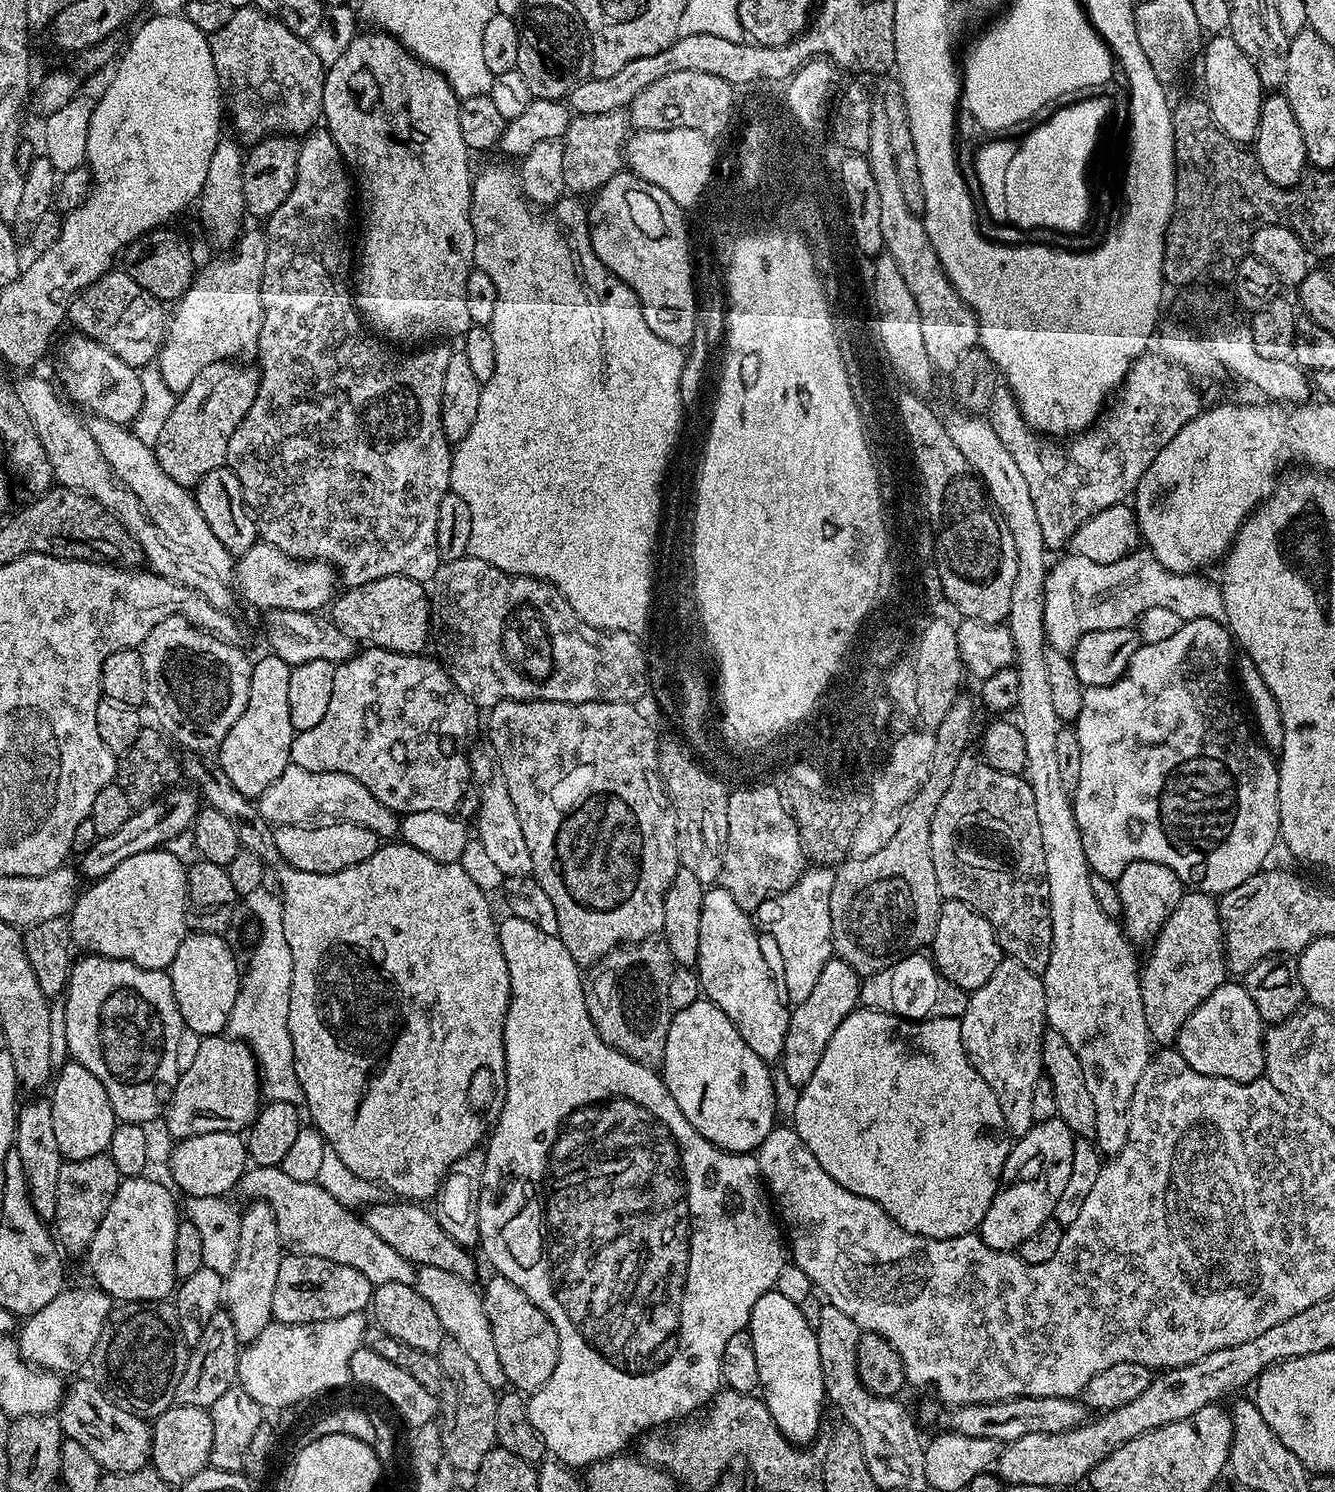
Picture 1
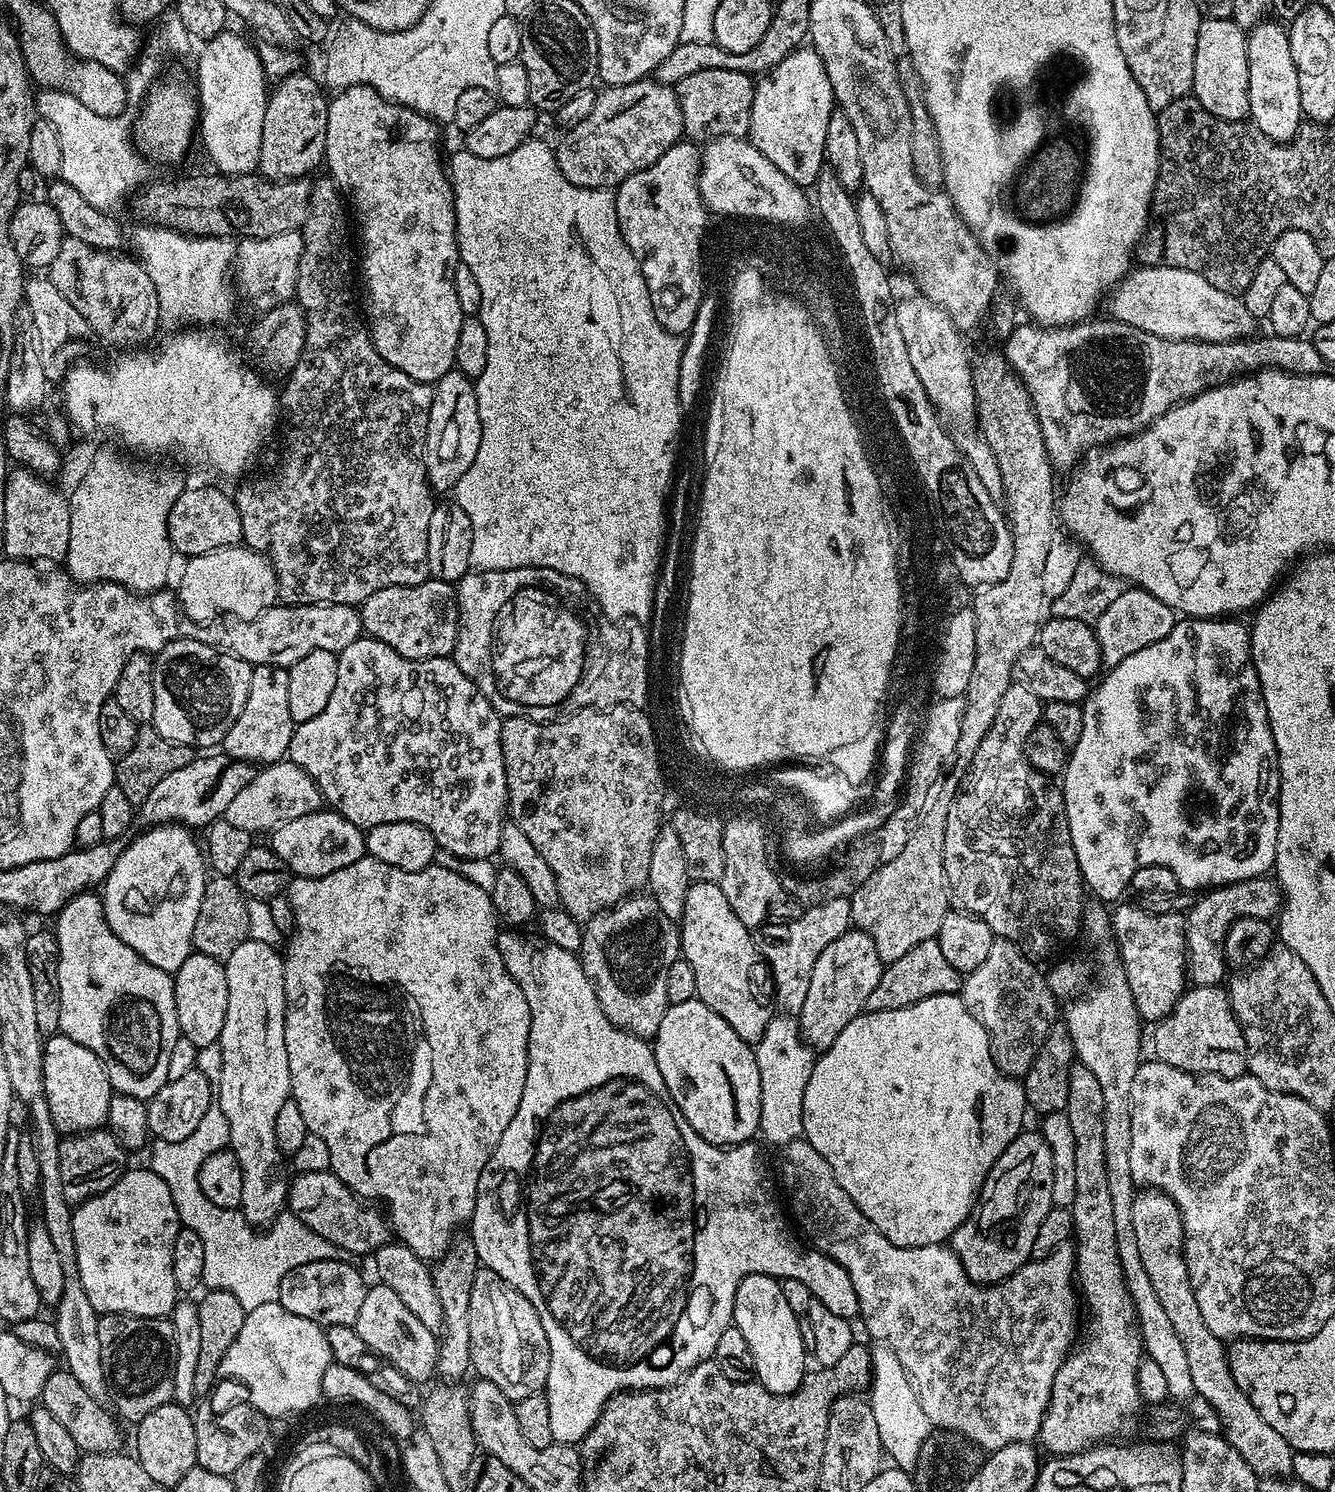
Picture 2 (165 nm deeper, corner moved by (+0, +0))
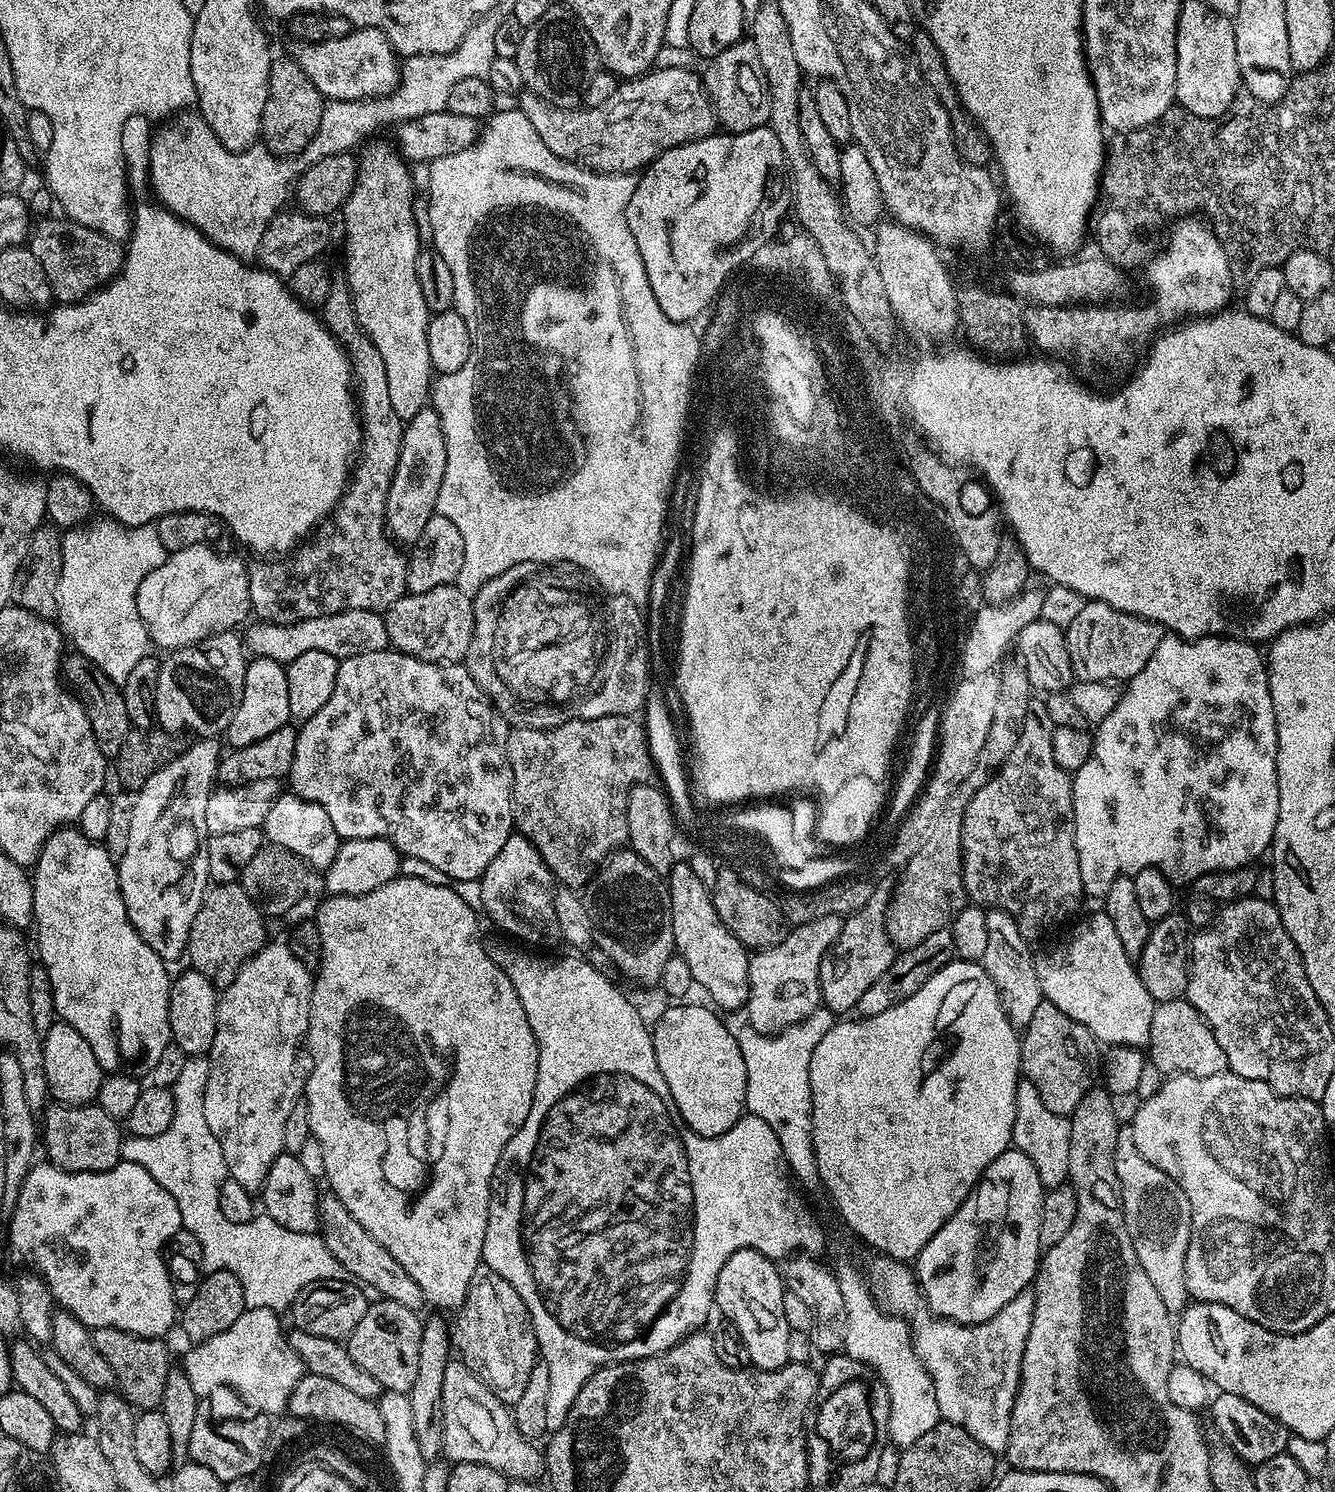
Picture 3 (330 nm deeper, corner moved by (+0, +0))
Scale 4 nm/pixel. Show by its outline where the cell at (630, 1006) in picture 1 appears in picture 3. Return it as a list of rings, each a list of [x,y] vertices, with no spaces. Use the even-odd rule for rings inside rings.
[[[617,850],[604,861],[596,875],[588,881],[586,903],[595,947],[606,954],[608,963],[613,969],[636,984],[659,985],[662,966],[666,966],[666,962],[670,962],[670,958],[676,952],[672,907],[665,877],[655,872],[646,862],[642,862],[642,858],[636,852]]]

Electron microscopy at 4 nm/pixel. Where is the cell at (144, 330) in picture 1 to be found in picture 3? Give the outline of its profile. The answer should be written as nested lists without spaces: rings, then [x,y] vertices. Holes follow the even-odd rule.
[[[67,218],[56,219],[41,219],[31,229],[30,247],[34,258],[42,262],[42,270],[46,270],[46,282],[50,282],[53,297],[60,304],[77,304],[120,273],[124,267],[125,249],[90,226],[82,226]]]

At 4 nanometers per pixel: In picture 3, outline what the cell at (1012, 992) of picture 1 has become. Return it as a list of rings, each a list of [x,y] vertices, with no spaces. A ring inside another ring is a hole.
[[[997,908],[986,911],[986,954],[982,963],[998,990],[1008,1021],[1017,1026],[1028,1024],[1042,1002],[1034,952],[1028,948],[1031,948],[1029,941],[1022,938],[1020,928],[1009,912]]]

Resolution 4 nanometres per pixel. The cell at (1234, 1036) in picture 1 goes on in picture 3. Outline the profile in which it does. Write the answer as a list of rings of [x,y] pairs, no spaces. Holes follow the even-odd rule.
[[[1187,999],[1161,1000],[1155,1005],[1151,1019],[1147,1059],[1163,1074],[1181,1076],[1213,1076],[1227,1069],[1226,1054],[1218,1046],[1207,1019],[1194,1010]]]

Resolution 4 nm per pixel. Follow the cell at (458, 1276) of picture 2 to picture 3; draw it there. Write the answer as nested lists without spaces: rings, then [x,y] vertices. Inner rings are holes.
[[[432,1315],[436,1316],[430,1317],[429,1320],[425,1319],[422,1324],[422,1338],[418,1346],[418,1375],[414,1377],[414,1386],[407,1393],[410,1398],[410,1411],[414,1414],[414,1436],[418,1438],[418,1450],[422,1450],[422,1458],[425,1462],[435,1461],[444,1450],[442,1442],[442,1374],[446,1374],[446,1366],[454,1352],[454,1336],[450,1331],[449,1321],[447,1324],[440,1317],[443,1315]]]

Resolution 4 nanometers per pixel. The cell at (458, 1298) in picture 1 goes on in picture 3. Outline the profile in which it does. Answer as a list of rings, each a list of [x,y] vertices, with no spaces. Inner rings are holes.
[[[325,1194],[319,1197],[319,1202],[319,1231],[330,1254],[334,1254],[334,1258],[338,1258],[342,1266],[346,1266],[353,1281],[359,1282],[365,1289],[376,1291],[380,1298],[393,1300],[407,1308],[420,1310],[420,1307],[425,1307],[424,1291],[420,1289],[418,1282],[414,1282],[414,1278],[410,1278],[410,1274],[406,1274],[406,1270],[402,1270],[402,1266],[394,1262],[394,1254],[390,1254],[386,1246],[374,1242],[374,1238],[370,1238],[370,1234],[366,1234],[366,1230],[362,1230],[362,1226],[354,1222],[354,1214],[350,1214],[350,1210],[342,1206],[339,1198]]]

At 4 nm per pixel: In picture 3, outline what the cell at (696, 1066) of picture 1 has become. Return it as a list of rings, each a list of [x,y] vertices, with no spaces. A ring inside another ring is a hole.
[[[676,1002],[656,1020],[651,1027],[654,1054],[658,1058],[658,1070],[662,1070],[662,1078],[666,1078],[666,1086],[670,1086],[670,1094],[674,1098],[674,1106],[678,1106],[678,1114],[686,1122],[690,1130],[699,1136],[721,1136],[726,1134],[745,1115],[744,1099],[746,1098],[746,1062],[742,1062],[742,1050],[735,1031],[731,1032],[711,1007],[703,1008],[700,1004]]]

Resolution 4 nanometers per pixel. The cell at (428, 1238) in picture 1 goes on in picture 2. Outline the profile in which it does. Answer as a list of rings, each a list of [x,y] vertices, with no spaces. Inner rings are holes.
[[[330,1170],[293,1175],[288,1186],[286,1208],[303,1224],[310,1226],[325,1245],[337,1244],[342,1251],[353,1252],[356,1256],[375,1253],[390,1240],[390,1224],[385,1213],[348,1189]]]

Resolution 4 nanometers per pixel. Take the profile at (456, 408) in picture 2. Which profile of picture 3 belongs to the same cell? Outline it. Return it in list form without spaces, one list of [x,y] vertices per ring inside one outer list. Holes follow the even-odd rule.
[[[429,406],[405,423],[398,466],[386,500],[384,523],[388,535],[397,545],[411,546],[418,542],[418,538],[422,538],[426,522],[430,522],[436,512],[442,474],[446,474],[446,438],[442,434],[442,422],[436,409]]]

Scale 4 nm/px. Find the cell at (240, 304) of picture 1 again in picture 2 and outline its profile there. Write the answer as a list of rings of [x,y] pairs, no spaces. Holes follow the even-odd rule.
[[[299,231],[286,234],[274,234],[274,238],[244,238],[236,244],[236,258],[234,261],[234,292],[249,304],[256,308],[257,313],[269,312],[274,306],[287,304],[295,297],[296,283],[298,282],[298,270],[300,259],[304,253],[304,237]]]

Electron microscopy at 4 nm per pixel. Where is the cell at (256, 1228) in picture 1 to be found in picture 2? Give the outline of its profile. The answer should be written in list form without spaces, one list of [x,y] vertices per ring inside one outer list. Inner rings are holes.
[[[246,939],[242,942],[242,946],[238,946],[238,950],[234,950],[234,954],[230,954],[228,959],[223,961],[223,965],[226,970],[226,990],[230,990],[230,998],[226,998],[226,1022],[222,1022],[222,1034],[218,1041],[222,1052],[222,1074],[218,1085],[218,1091],[220,1091],[220,1096],[218,1092],[218,1104],[220,1100],[218,1111],[223,1123],[226,1125],[230,1151],[238,1158],[238,1166],[242,1170],[242,1202],[240,1203],[239,1211],[243,1212],[244,1217],[253,1226],[272,1226],[275,1225],[272,1224],[275,1220],[277,1223],[281,1219],[282,1213],[285,1211],[290,1183],[289,1173],[284,1173],[286,1158],[278,1150],[278,1141],[274,1138],[274,1121],[278,1119],[278,1110],[282,1110],[282,1106],[292,1095],[290,1062],[286,1062],[286,1030],[284,1029],[284,1014],[288,1011],[288,999],[284,989],[284,957],[275,947],[267,945],[266,942]]]

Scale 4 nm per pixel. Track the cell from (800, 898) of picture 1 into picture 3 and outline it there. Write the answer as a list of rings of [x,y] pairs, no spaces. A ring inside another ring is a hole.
[[[838,916],[818,918],[815,922],[795,925],[784,937],[769,948],[751,953],[748,962],[747,1023],[764,1036],[775,1036],[821,1007],[820,967],[822,958],[838,938],[844,920]]]

